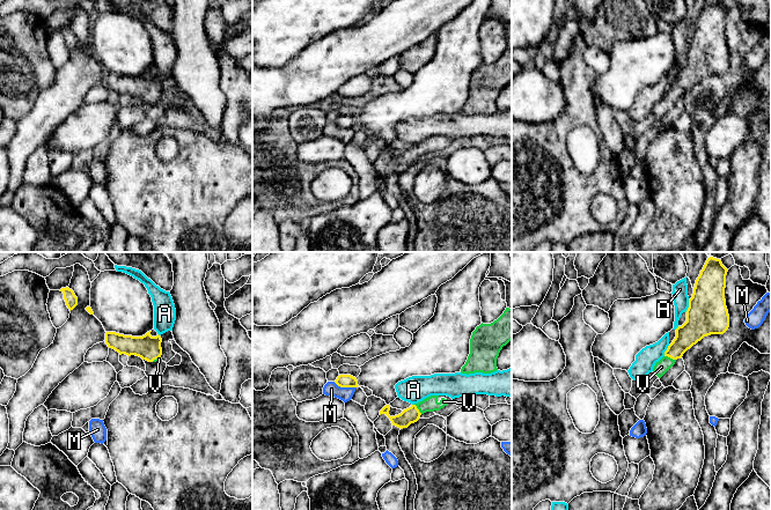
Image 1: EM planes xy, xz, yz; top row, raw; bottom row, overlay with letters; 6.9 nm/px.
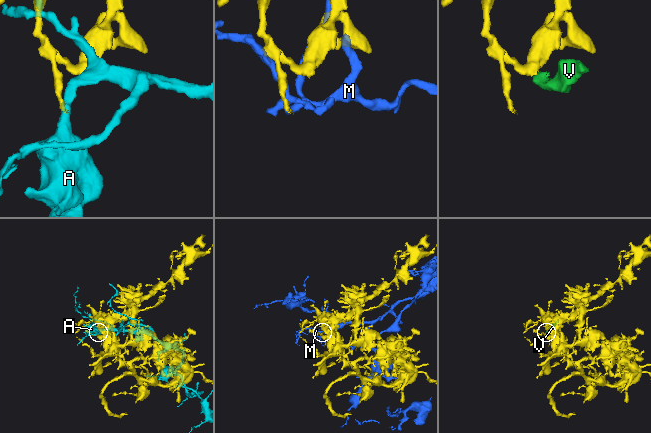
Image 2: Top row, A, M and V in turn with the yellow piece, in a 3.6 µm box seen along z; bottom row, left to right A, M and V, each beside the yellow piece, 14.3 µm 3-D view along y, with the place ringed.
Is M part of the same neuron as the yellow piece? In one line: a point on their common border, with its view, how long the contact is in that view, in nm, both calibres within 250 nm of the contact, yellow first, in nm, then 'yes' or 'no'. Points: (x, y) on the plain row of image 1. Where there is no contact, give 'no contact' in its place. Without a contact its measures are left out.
contact xz (345, 127); length 170 nm; calibres 100 and 100 nm; no

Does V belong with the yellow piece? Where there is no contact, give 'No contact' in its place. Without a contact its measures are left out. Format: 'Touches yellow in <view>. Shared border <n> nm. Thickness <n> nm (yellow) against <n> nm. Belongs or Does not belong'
Touches yellow in yz. Shared border 90 nm. Thickness 170 nm (yellow) against 90 nm. Belongs

